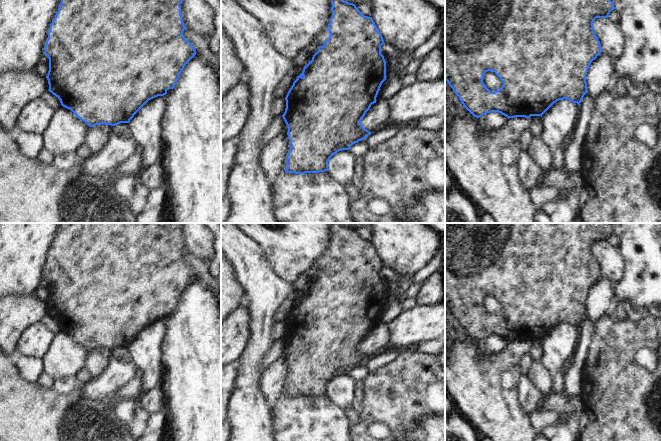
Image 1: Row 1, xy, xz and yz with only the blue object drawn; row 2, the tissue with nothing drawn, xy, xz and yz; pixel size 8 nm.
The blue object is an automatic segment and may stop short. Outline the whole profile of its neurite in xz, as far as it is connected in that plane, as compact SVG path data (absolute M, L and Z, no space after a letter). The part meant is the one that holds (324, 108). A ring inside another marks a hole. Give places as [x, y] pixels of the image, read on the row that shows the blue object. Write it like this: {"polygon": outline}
{"polygon": "M331 0L331 3L332 16L327 27L329 38L318 47L285 97L286 109L282 117L288 127L291 145L286 157L287 173L328 171L328 162L334 154L349 150L353 144L365 140L371 132L361 125L361 120L371 105L376 103L380 87L387 77L386 61L381 54L381 46L385 43L372 17L364 16L353 3L344 0Z"}

